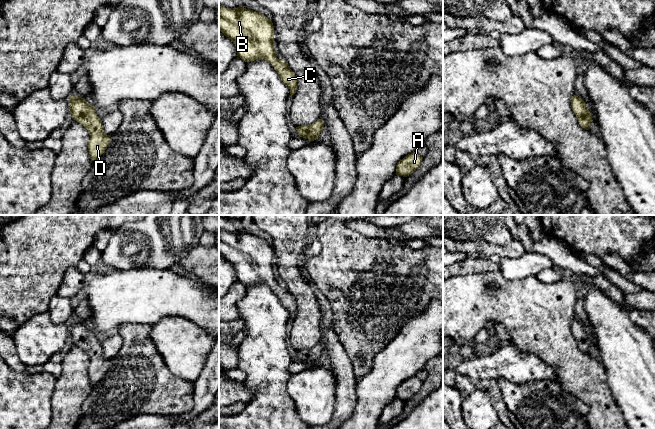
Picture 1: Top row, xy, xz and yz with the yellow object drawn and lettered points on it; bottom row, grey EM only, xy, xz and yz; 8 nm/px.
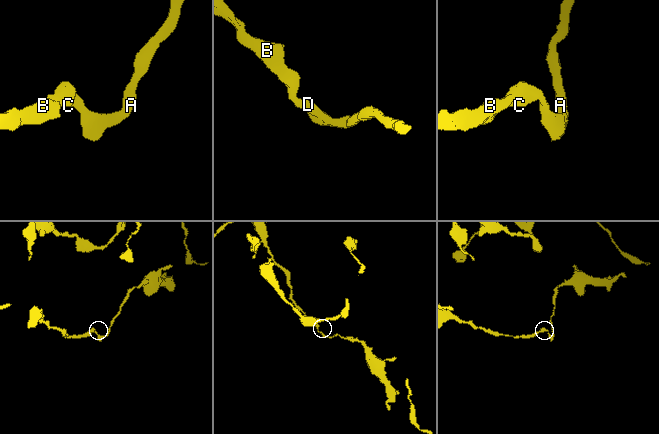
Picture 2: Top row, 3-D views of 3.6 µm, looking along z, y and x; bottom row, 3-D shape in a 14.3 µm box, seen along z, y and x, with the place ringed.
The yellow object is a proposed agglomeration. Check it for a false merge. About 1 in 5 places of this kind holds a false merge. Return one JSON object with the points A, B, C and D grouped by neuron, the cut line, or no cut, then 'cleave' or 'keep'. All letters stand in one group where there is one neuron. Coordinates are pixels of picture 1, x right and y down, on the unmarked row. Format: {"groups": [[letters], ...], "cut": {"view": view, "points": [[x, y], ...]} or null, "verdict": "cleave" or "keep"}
{"groups": [["A", "B", "C", "D"]], "cut": null, "verdict": "keep"}

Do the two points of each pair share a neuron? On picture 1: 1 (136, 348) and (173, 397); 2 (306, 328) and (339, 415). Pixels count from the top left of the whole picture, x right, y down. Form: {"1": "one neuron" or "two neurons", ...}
{"1": "one neuron", "2": "two neurons"}

